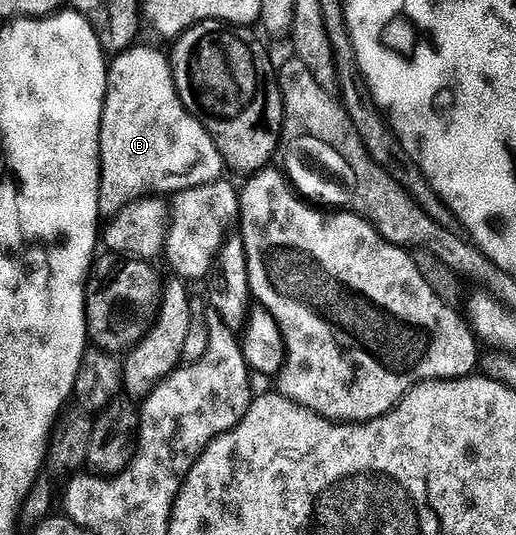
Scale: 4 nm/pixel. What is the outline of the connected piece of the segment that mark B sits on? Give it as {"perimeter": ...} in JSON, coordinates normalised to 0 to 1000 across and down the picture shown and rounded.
{"perimeter":[[[252,88],[227,114],[209,121],[211,170],[196,215],[196,393],[225,400],[258,374],[312,370],[322,363],[362,361],[364,355],[409,342],[438,327],[436,297],[424,288],[409,250],[355,198],[335,151],[335,123],[326,103],[293,90]]]}

